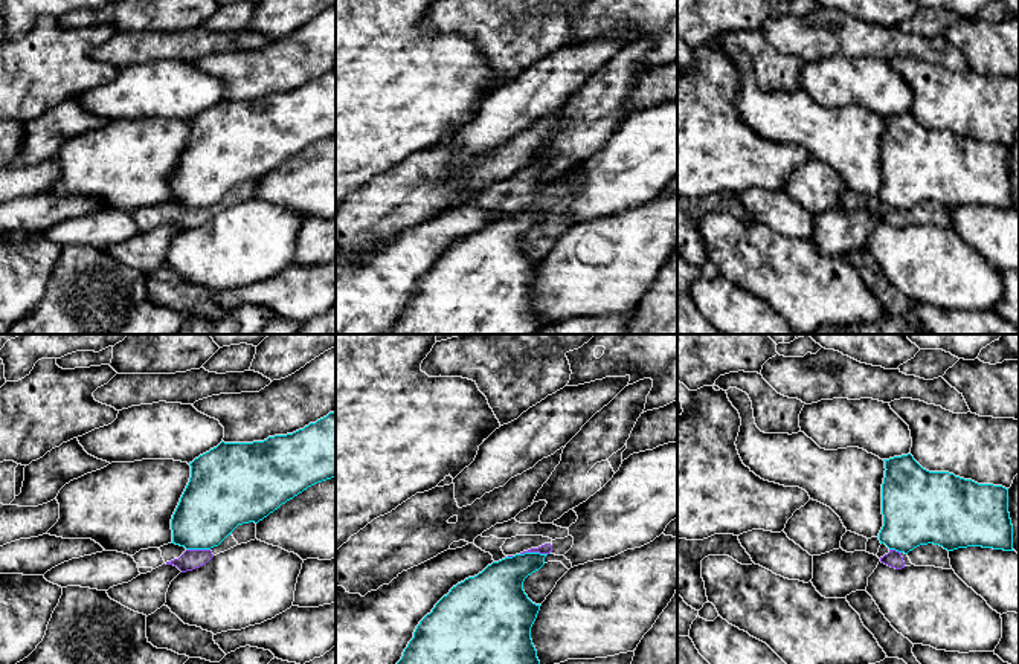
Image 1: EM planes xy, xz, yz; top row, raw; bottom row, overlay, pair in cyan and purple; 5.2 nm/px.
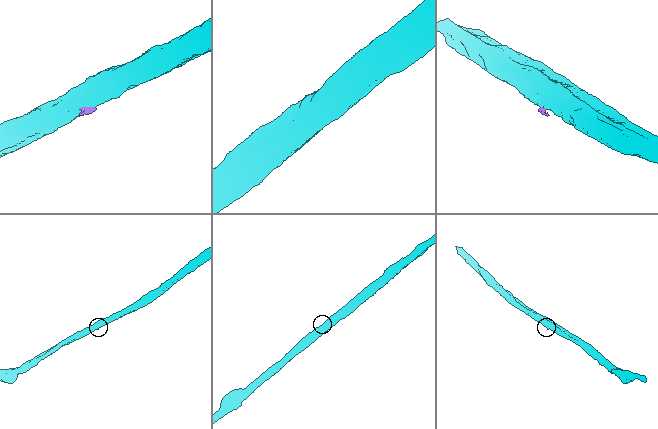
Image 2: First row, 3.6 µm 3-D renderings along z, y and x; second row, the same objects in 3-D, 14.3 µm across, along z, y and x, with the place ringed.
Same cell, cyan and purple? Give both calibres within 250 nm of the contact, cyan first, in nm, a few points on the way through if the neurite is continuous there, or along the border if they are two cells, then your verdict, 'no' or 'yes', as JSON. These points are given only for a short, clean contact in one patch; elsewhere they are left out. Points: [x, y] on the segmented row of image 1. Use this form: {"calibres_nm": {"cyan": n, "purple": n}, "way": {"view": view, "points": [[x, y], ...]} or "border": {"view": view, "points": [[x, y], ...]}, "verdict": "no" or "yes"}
{"calibres_nm": {"cyan": 240, "purple": 60}, "border": {"view": "xz", "points": [[549, 551], [520, 554]]}, "verdict": "no"}

